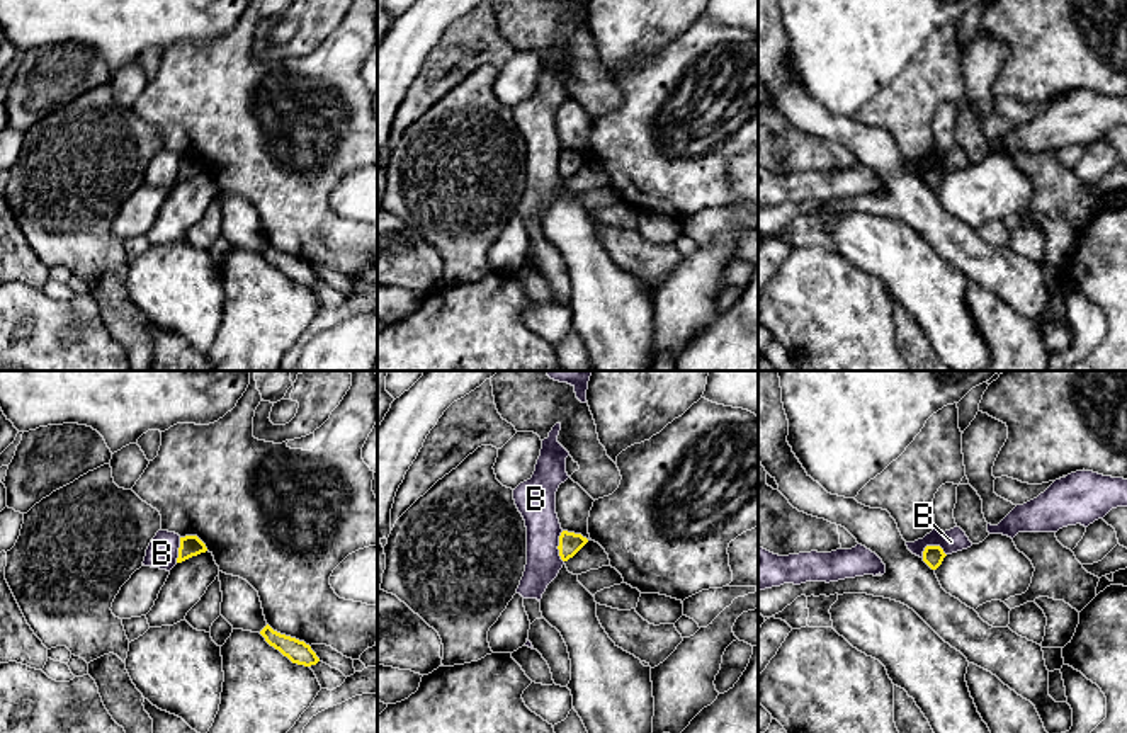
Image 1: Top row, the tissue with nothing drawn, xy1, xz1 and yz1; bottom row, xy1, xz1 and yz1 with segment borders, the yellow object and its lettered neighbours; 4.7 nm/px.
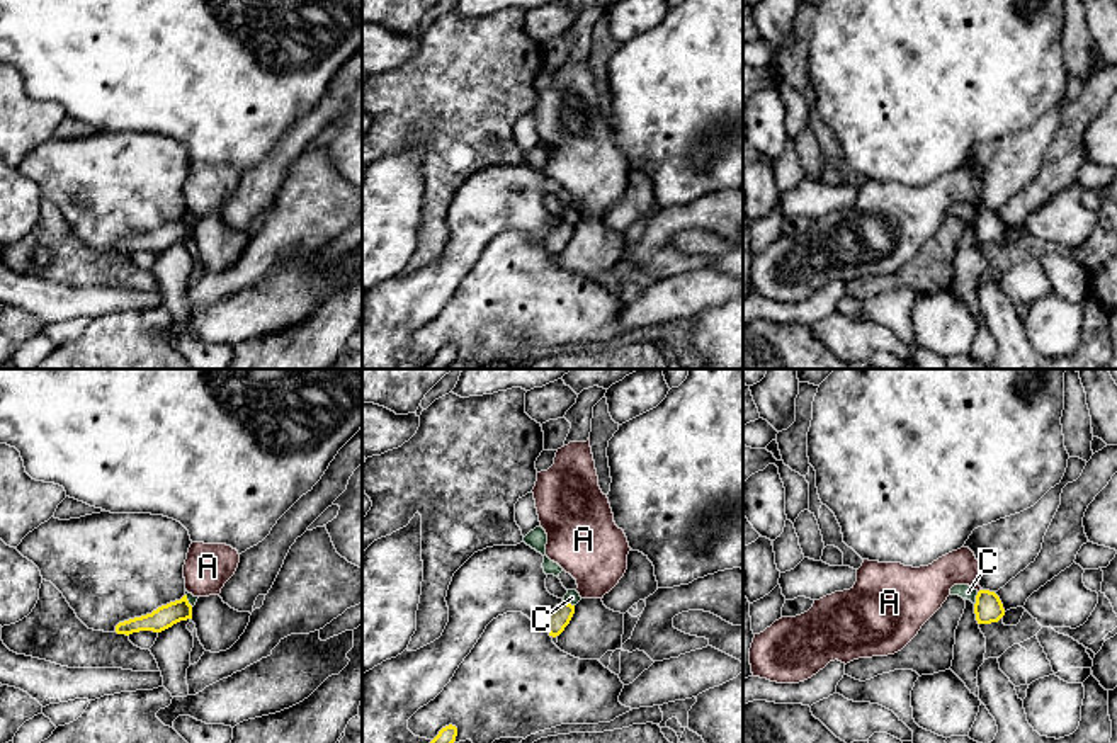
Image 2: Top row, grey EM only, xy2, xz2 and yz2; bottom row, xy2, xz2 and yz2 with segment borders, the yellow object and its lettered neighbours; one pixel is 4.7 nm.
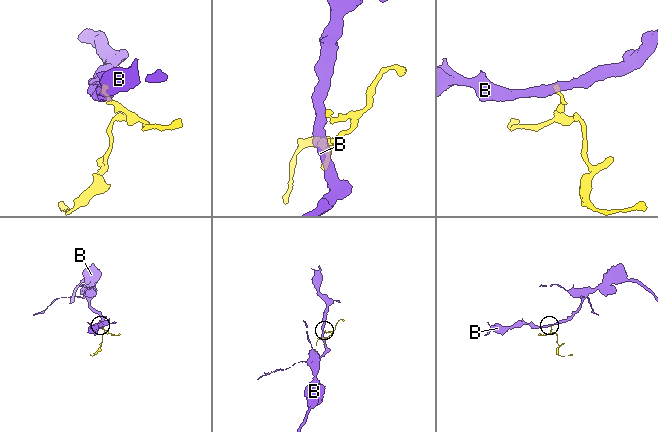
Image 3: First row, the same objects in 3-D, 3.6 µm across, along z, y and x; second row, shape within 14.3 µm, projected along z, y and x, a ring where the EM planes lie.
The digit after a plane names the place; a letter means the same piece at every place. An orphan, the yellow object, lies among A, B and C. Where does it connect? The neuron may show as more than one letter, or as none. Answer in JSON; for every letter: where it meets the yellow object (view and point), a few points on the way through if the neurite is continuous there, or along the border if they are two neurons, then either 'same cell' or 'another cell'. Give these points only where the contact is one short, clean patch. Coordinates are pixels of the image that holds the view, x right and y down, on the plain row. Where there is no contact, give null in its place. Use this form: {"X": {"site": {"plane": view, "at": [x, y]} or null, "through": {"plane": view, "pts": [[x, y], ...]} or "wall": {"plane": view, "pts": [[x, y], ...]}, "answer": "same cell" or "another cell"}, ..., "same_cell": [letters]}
{"A": {"site": {"plane": "yz2", "at": [980, 209]}, "through": {"plane": "yz2", "pts": [[988, 226], [980, 209], [966, 196], [927, 206]]}, "answer": "same cell"}, "B": {"site": {"plane": "yz1", "at": [935, 165]}, "wall": {"plane": "yz1", "pts": [[922, 170], [927, 165], [939, 165], [945, 174]]}, "answer": "another cell"}, "C": {"site": {"plane": "yz2", "at": [976, 218]}, "wall": {"plane": "yz2", "pts": [[978, 211], [975, 223]]}, "answer": "another cell"}, "same_cell": ["A"]}

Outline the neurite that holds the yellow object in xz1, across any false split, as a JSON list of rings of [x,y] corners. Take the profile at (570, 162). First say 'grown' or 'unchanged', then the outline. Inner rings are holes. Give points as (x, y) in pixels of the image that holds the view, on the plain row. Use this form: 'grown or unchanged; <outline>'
unchanged; [[[563,150],[559,155],[559,175],[563,180],[573,177],[585,163],[588,162],[586,156],[581,153]]]

